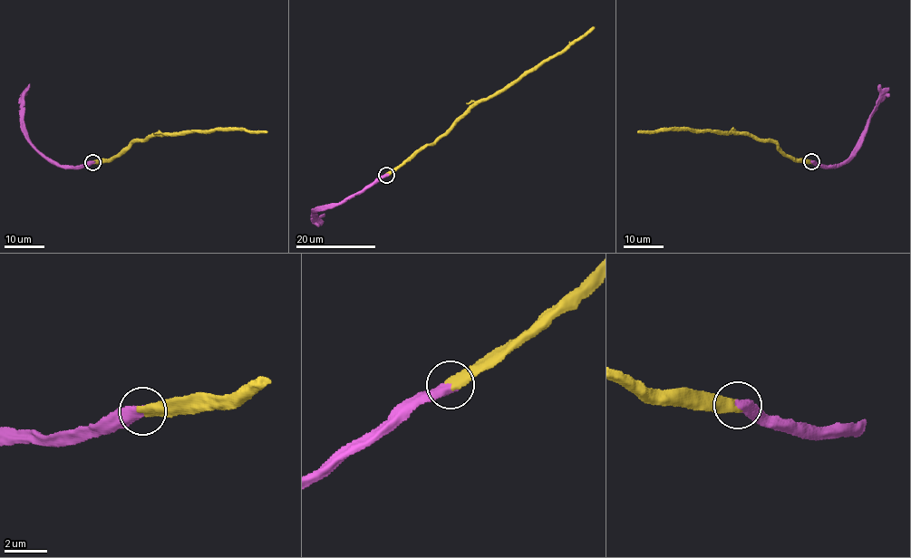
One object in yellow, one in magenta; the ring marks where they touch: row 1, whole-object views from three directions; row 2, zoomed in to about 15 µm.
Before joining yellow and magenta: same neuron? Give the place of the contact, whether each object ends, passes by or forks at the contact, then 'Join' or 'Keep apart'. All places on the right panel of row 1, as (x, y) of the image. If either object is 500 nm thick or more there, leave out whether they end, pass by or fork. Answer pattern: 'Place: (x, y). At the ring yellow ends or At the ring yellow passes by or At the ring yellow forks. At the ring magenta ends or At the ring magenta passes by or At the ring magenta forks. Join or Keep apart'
Place: (811, 161). Join

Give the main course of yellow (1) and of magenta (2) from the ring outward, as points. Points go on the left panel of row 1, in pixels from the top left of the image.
1: (92, 162), (112, 159), (134, 141), (142, 142), (157, 135), (236, 129), (256, 132), (267, 131)
2: (92, 162), (70, 167), (53, 164), (33, 147), (23, 120), (23, 99), (29, 84)

